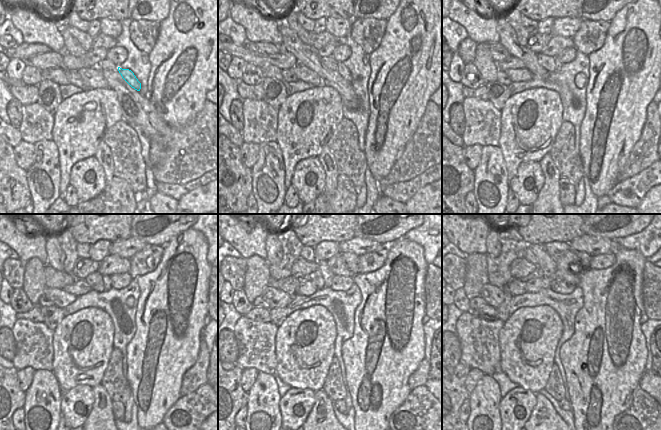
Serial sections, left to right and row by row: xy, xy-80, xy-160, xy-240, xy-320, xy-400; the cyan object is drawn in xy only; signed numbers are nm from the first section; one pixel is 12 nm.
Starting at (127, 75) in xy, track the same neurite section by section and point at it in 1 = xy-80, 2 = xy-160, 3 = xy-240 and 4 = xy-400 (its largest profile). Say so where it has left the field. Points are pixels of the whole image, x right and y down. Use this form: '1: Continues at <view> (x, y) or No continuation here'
1: Continues at xy-80 (342, 69)
2: Continues at xy-160 (558, 64)
3: Continues at xy-240 (106, 278)
4: Continues at xy-400 (547, 264)

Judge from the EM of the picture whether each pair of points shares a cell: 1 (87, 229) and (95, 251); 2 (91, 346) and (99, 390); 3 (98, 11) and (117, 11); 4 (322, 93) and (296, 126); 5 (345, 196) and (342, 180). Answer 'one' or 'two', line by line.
1: two
2: two
3: one
4: one
5: one

